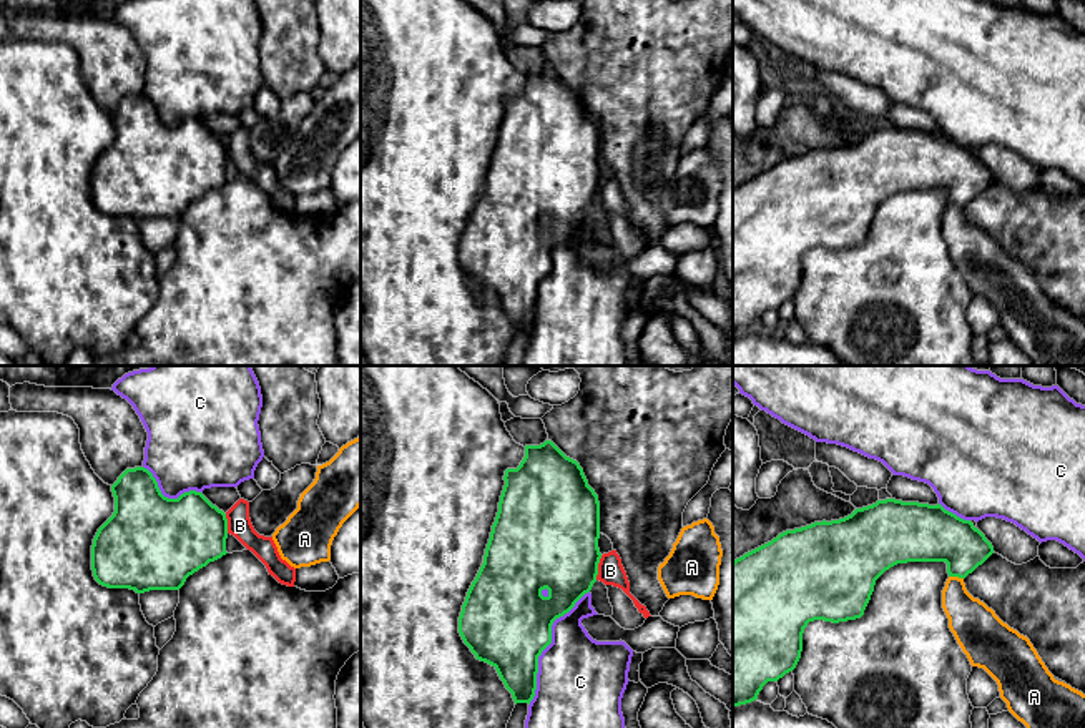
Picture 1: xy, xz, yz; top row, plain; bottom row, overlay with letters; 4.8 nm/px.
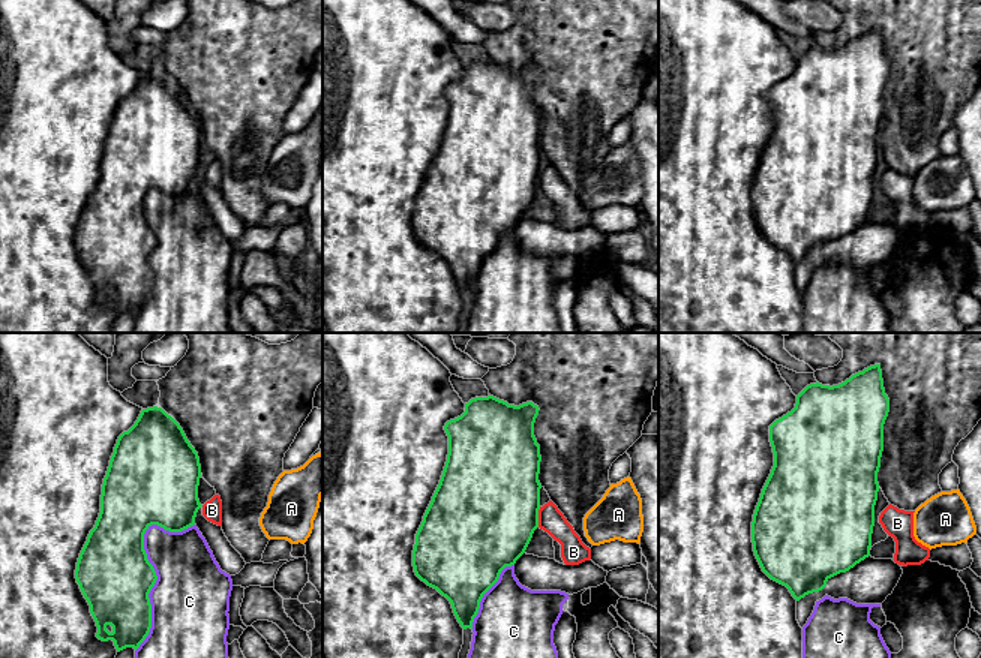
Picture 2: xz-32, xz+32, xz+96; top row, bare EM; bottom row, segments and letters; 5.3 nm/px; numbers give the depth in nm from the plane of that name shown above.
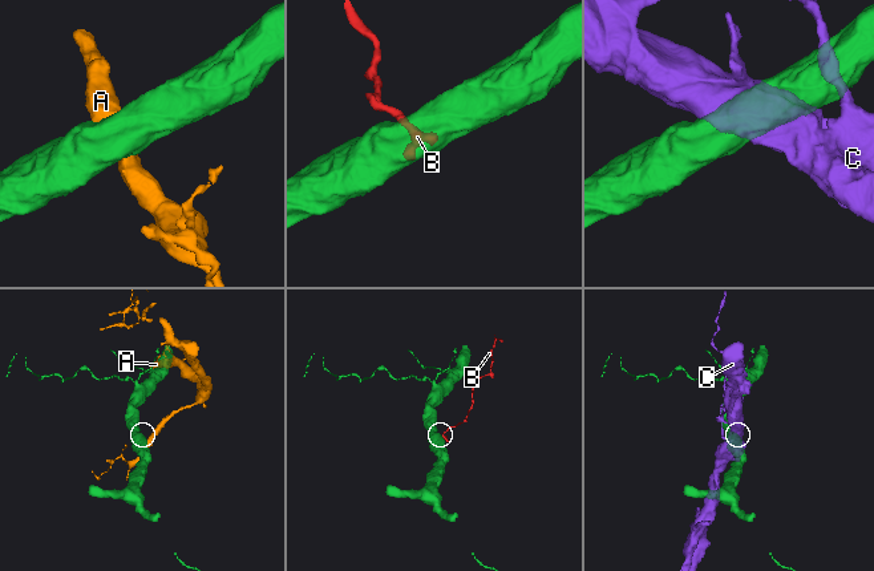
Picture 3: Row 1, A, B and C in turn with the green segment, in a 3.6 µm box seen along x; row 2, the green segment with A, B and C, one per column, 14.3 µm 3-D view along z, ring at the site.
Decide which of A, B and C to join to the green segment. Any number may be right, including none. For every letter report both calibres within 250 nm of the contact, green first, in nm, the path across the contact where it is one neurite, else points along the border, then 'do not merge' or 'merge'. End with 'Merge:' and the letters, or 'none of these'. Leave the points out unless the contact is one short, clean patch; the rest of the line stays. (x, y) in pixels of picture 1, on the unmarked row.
A: calibres 280 and 220 nm; do not merge
B: calibres 440 and 130 nm; border xz (602, 183), (595, 206); do not merge
C: calibres 440 and 420 nm; do not merge
Merge: none of these

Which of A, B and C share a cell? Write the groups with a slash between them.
A / B / C

